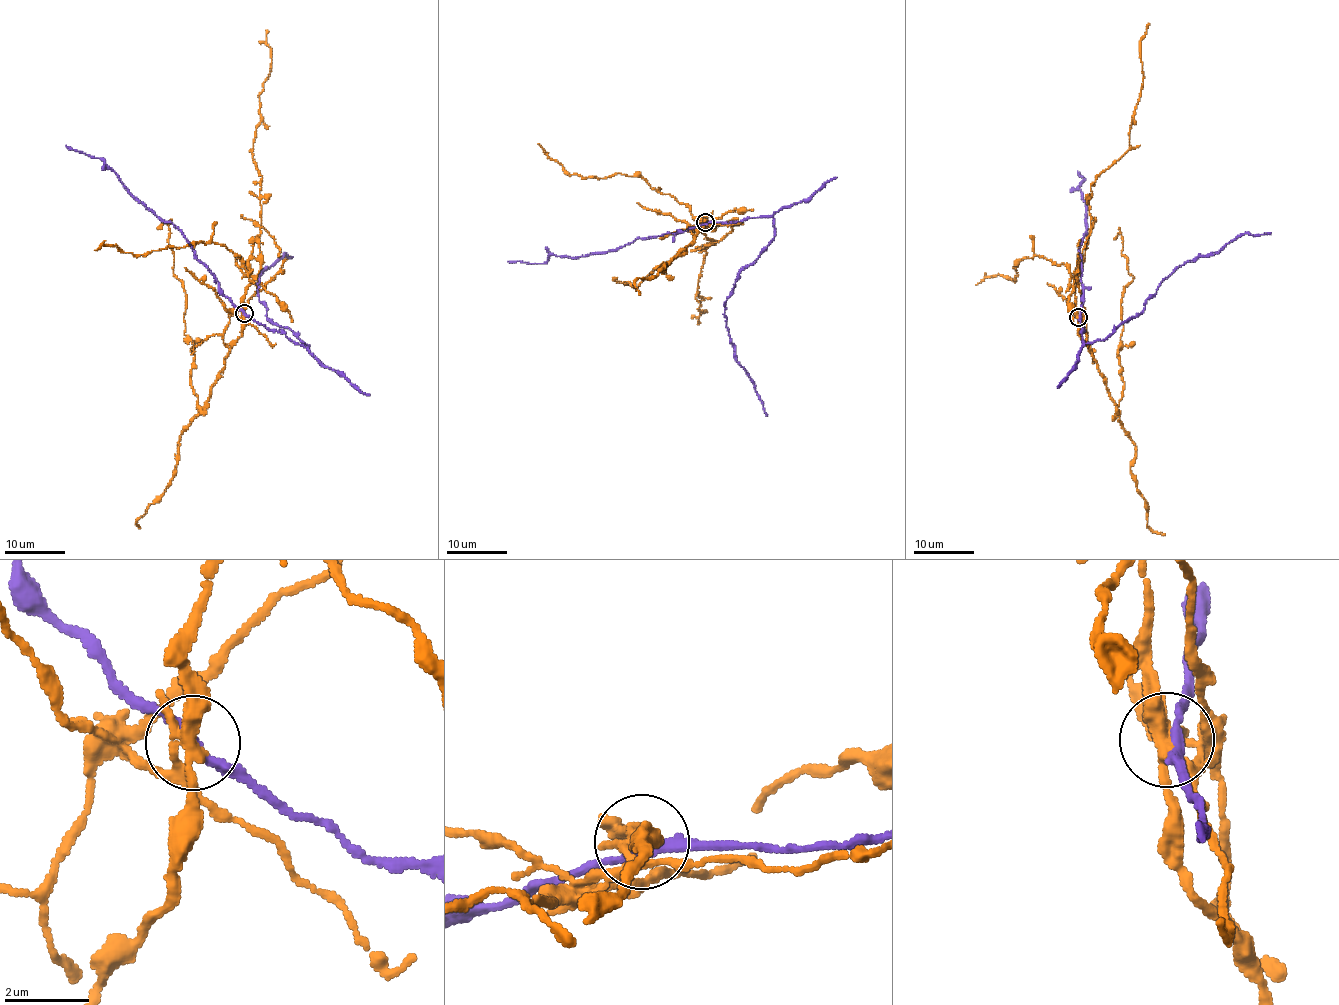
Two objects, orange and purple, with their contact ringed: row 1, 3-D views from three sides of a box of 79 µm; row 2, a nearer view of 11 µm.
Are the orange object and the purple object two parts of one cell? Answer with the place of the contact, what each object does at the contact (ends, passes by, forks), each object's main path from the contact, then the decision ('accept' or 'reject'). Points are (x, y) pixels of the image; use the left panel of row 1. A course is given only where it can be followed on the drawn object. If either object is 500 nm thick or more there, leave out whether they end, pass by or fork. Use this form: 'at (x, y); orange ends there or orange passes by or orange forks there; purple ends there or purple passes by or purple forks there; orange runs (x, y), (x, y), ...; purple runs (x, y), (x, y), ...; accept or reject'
at (244, 313); orange forks there; purple passes by; orange runs (244, 313), (201, 407), (183, 283), (170, 228), (157, 229); purple runs (244, 313), (308, 347), (287, 328), (270, 322), (259, 300), (261, 272), (283, 254), (293, 257); reject

